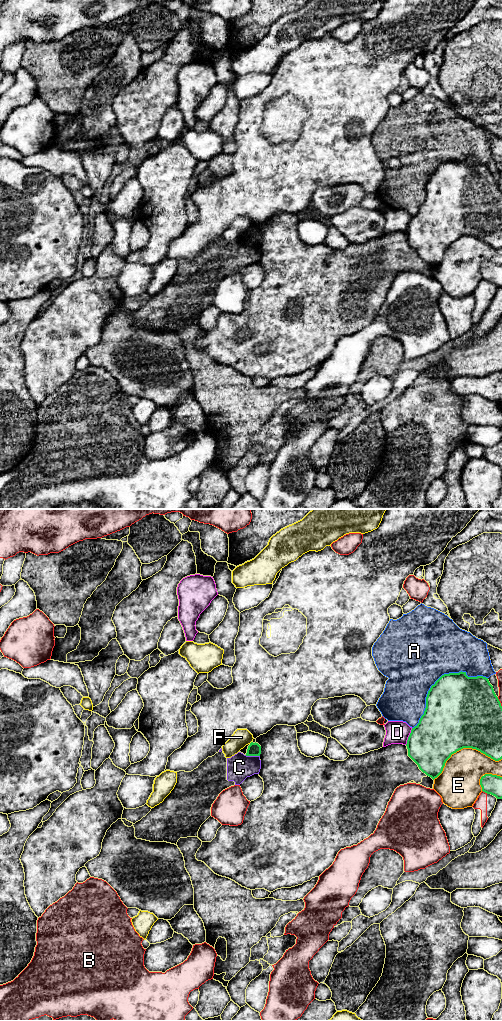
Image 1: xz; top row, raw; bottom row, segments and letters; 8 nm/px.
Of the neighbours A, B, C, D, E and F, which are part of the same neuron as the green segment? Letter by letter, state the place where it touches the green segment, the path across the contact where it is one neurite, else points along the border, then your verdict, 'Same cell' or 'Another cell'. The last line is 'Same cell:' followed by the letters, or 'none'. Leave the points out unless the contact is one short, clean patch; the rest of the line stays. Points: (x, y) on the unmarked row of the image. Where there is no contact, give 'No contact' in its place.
A: Touches green at xz (438, 167). Another cell
B: Touches green at xz (485, 280). Another cell
C: Touches green at xz (252, 243). Boundary: xz (245, 243), (259, 244). Another cell
D: Touches green at xz (409, 224). Another cell
E: Touches green at xz (463, 235). Another cell
F: No contact. Another cell
Same cell: none

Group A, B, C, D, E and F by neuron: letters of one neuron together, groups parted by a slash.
A / B / C / D / E / F

